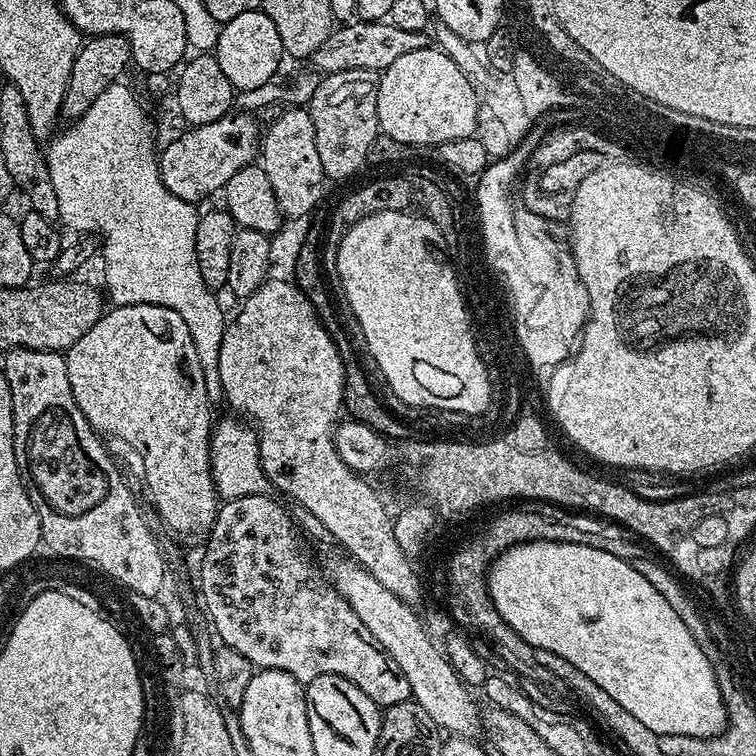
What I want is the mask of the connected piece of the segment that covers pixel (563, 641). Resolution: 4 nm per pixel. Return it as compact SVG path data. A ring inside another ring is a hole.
M532 540L528 543L516 544L497 556L488 570L487 581L490 598L498 610L498 614L527 647L541 648L550 651L551 654L566 658L566 662L570 662L578 670L582 670L582 673L586 674L591 681L602 686L602 689L606 690L606 694L610 694L611 698L614 698L614 702L618 702L623 709L630 710L634 717L638 718L638 721L656 732L657 736L690 735L694 738L706 739L721 735L728 727L728 711L724 705L724 696L720 693L711 662L706 658L706 654L702 654L702 646L694 640L694 634L690 634L686 622L682 622L680 611L674 606L670 606L670 602L666 602L663 592L654 590L654 586L650 586L650 582L636 569L635 563L615 557L614 554L608 554L604 550L592 549L590 544Z

